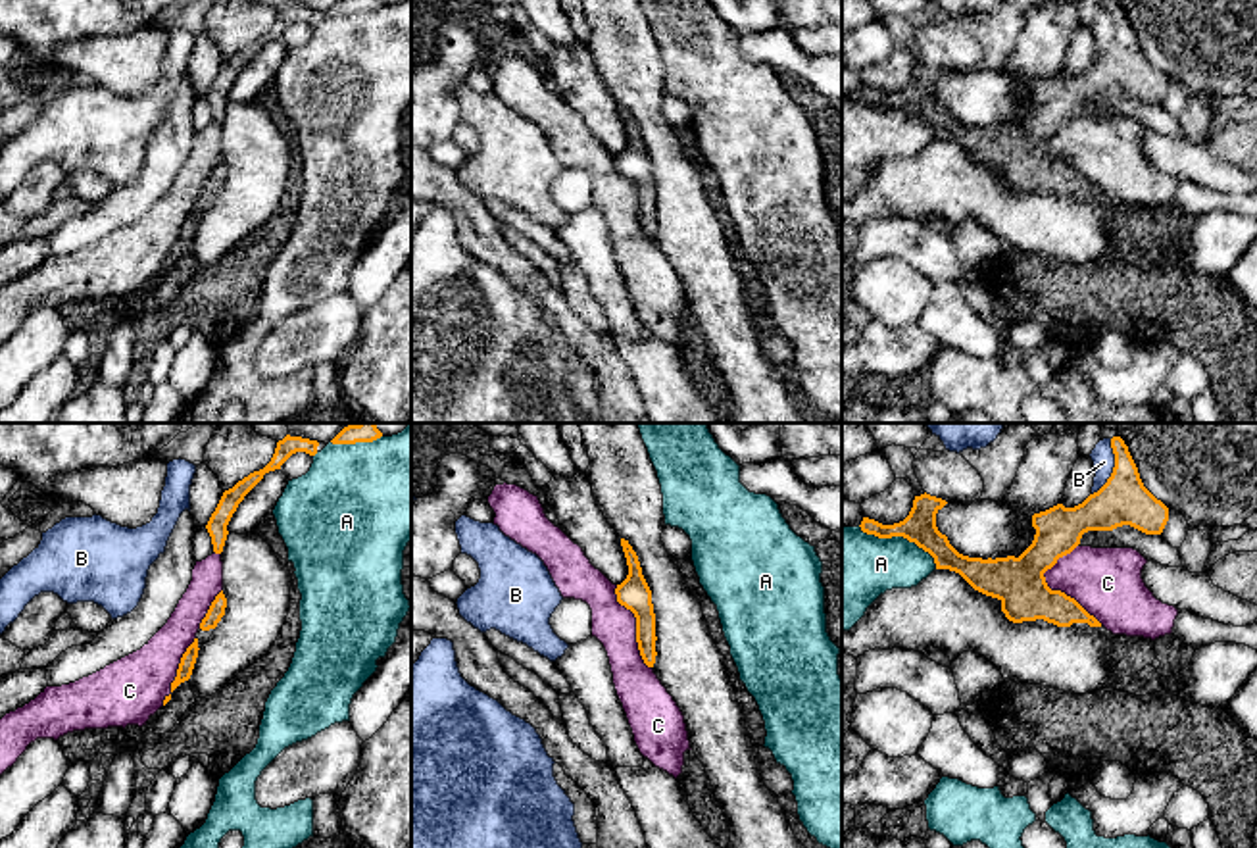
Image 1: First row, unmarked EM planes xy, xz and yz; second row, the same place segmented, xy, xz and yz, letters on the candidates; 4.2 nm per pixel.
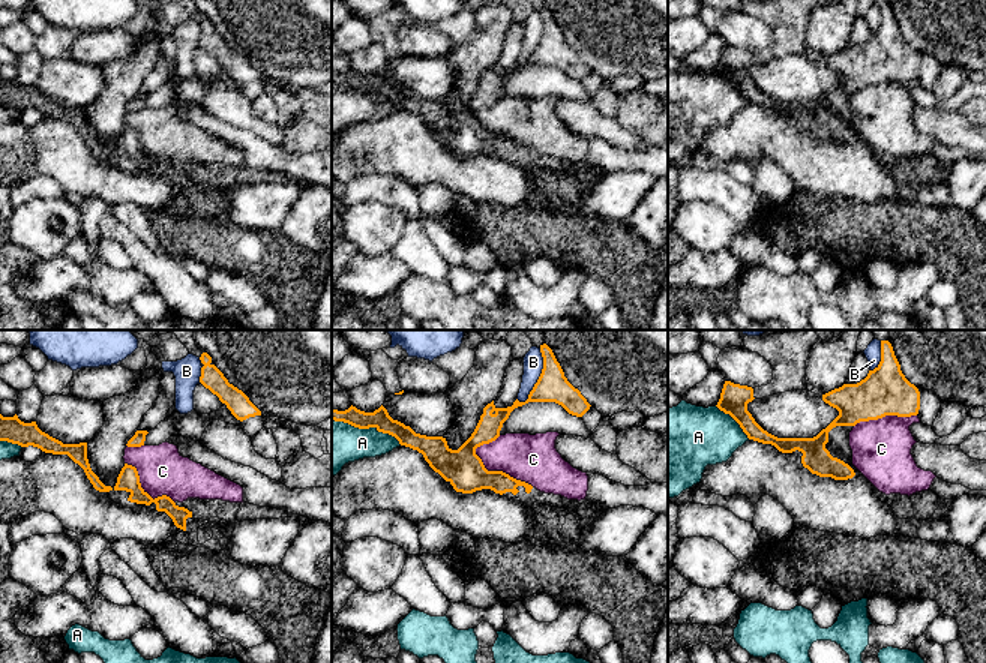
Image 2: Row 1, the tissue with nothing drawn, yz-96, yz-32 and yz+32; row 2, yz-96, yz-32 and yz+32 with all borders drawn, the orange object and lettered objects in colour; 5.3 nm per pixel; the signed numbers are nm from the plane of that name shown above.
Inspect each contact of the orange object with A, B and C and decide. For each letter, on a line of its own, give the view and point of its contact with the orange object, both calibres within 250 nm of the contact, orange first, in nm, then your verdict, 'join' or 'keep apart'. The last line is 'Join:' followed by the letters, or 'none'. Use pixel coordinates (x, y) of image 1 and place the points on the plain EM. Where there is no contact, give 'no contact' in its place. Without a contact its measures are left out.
A: contact yz (900, 104); calibres 140 and 320 nm; keep apart
B: contact yz (1113, 37); calibres 200 and 100 nm; keep apart
C: contact yz (1054, 160); calibres 220 and 300 nm; keep apart
Join: none

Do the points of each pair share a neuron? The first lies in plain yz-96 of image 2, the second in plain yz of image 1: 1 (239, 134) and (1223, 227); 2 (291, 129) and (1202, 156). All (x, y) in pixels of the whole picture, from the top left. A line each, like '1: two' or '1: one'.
1: two
2: two

